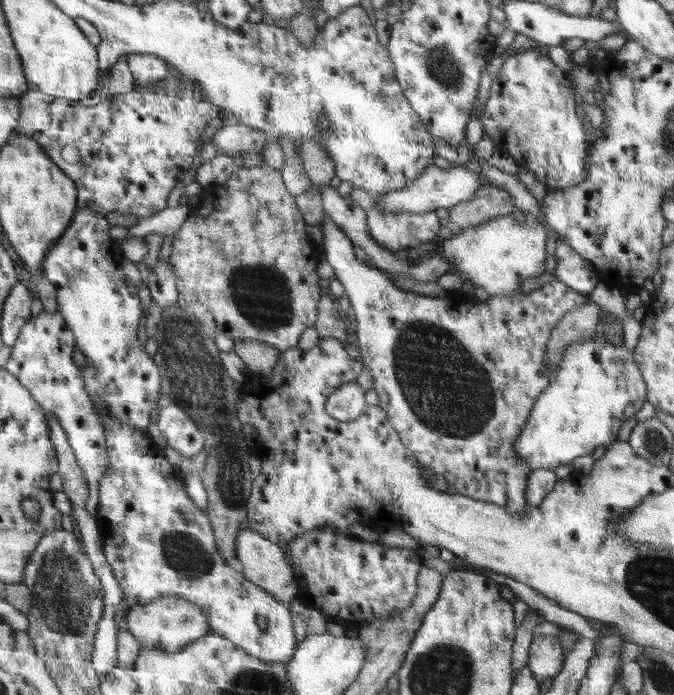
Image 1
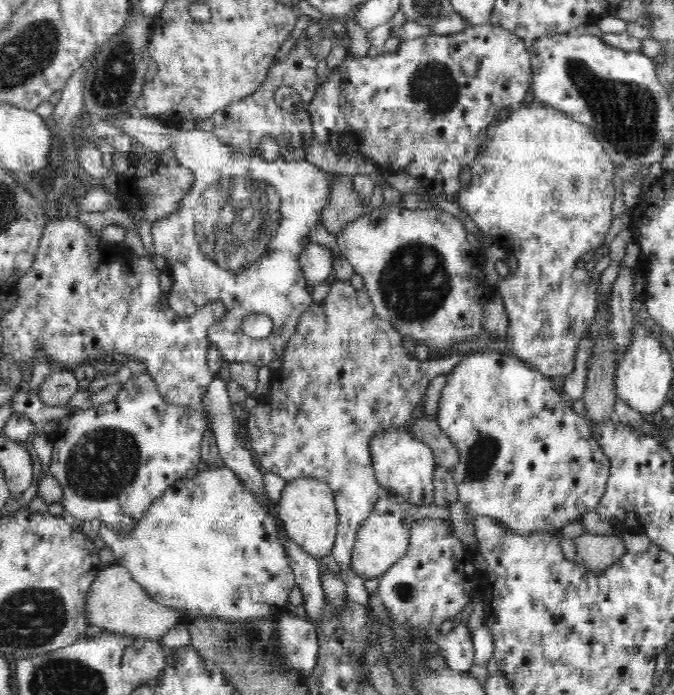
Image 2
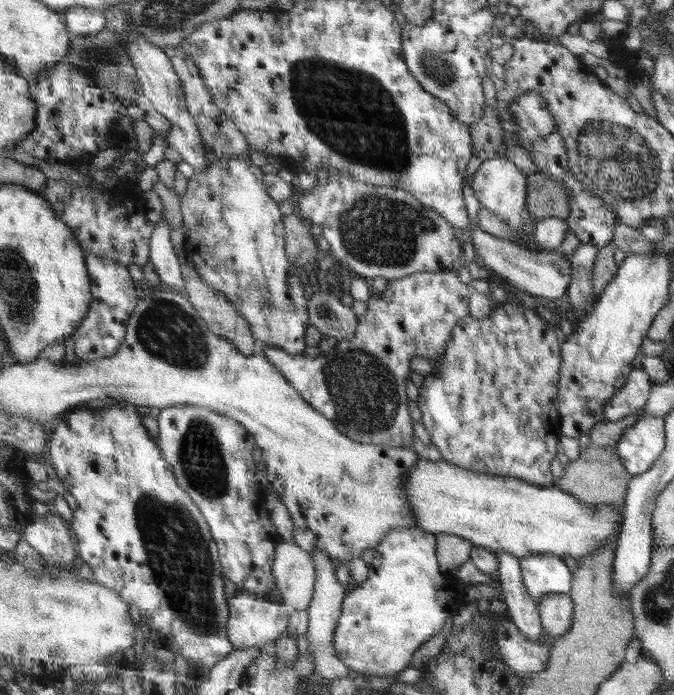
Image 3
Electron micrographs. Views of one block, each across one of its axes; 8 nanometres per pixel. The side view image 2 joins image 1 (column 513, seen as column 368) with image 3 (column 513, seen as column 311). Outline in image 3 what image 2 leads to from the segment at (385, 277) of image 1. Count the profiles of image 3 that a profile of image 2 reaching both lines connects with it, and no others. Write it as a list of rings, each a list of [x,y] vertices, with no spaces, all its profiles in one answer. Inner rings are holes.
[[[506,301],[492,309],[488,318],[475,319],[466,316],[456,324],[451,331],[451,341],[447,343],[444,354],[435,361],[434,373],[428,377],[420,377],[416,382],[419,385],[418,406],[422,413],[422,424],[431,436],[431,444],[435,444],[442,454],[442,460],[464,469],[478,471],[482,474],[501,477],[519,478],[524,482],[541,487],[550,487],[552,474],[550,474],[550,460],[556,456],[556,444],[560,440],[560,415],[558,414],[558,380],[561,379],[560,344],[556,332],[548,328],[548,322],[538,316],[535,310],[525,307],[524,304],[510,304]]]

